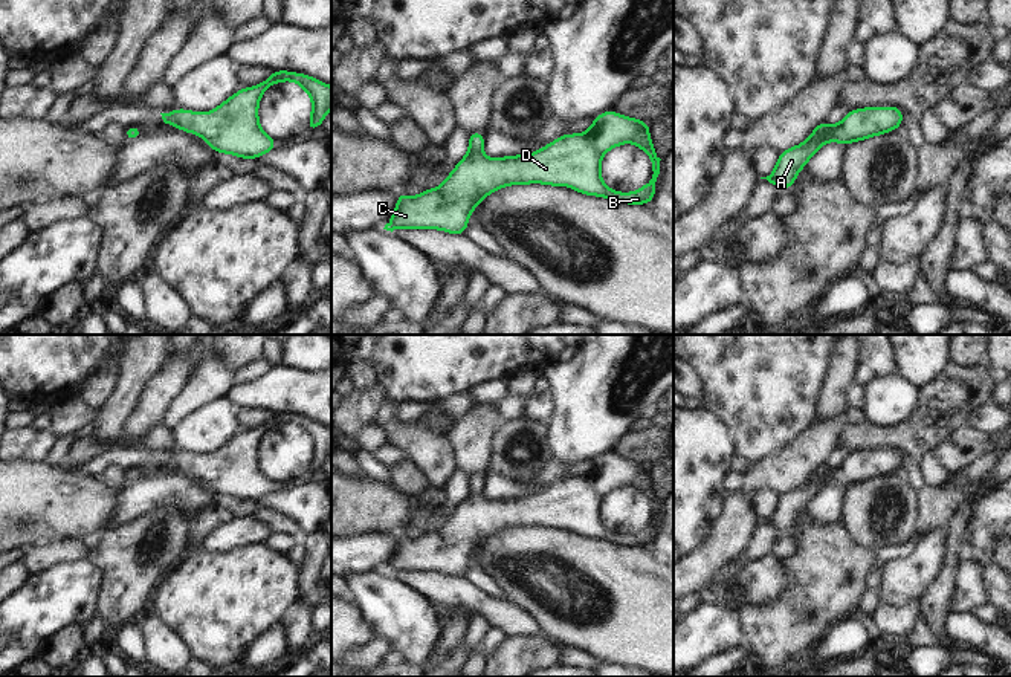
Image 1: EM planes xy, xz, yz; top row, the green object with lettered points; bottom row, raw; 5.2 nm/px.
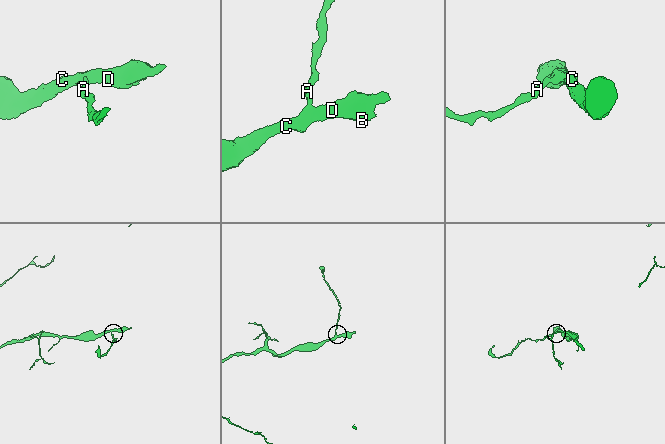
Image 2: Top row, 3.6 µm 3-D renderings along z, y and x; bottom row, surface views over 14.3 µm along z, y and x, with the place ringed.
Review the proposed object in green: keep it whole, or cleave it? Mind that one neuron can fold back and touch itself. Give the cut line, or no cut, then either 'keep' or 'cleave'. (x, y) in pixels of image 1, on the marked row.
no cut; keep

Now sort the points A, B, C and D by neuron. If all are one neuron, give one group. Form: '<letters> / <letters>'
A B C D

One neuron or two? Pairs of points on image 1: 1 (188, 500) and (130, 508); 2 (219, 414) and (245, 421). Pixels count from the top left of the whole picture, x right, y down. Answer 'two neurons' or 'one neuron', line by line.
1: one neuron
2: two neurons

